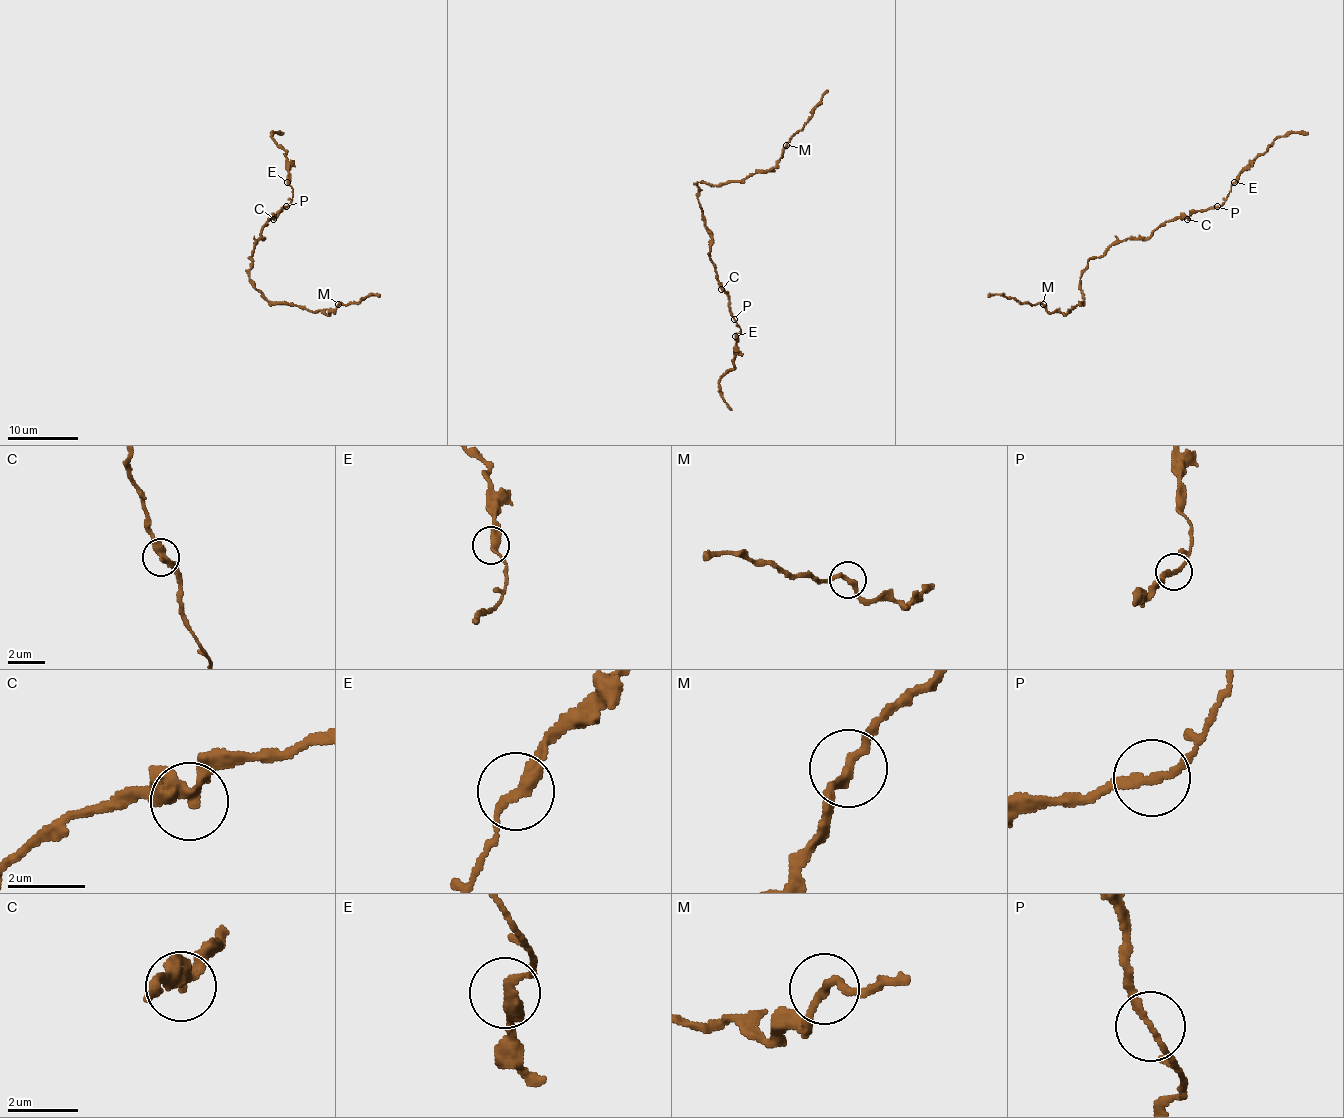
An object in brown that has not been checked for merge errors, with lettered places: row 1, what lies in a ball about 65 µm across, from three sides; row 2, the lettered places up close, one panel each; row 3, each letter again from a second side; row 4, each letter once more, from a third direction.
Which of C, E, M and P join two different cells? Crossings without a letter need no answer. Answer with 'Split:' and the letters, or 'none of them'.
Split: none of them

